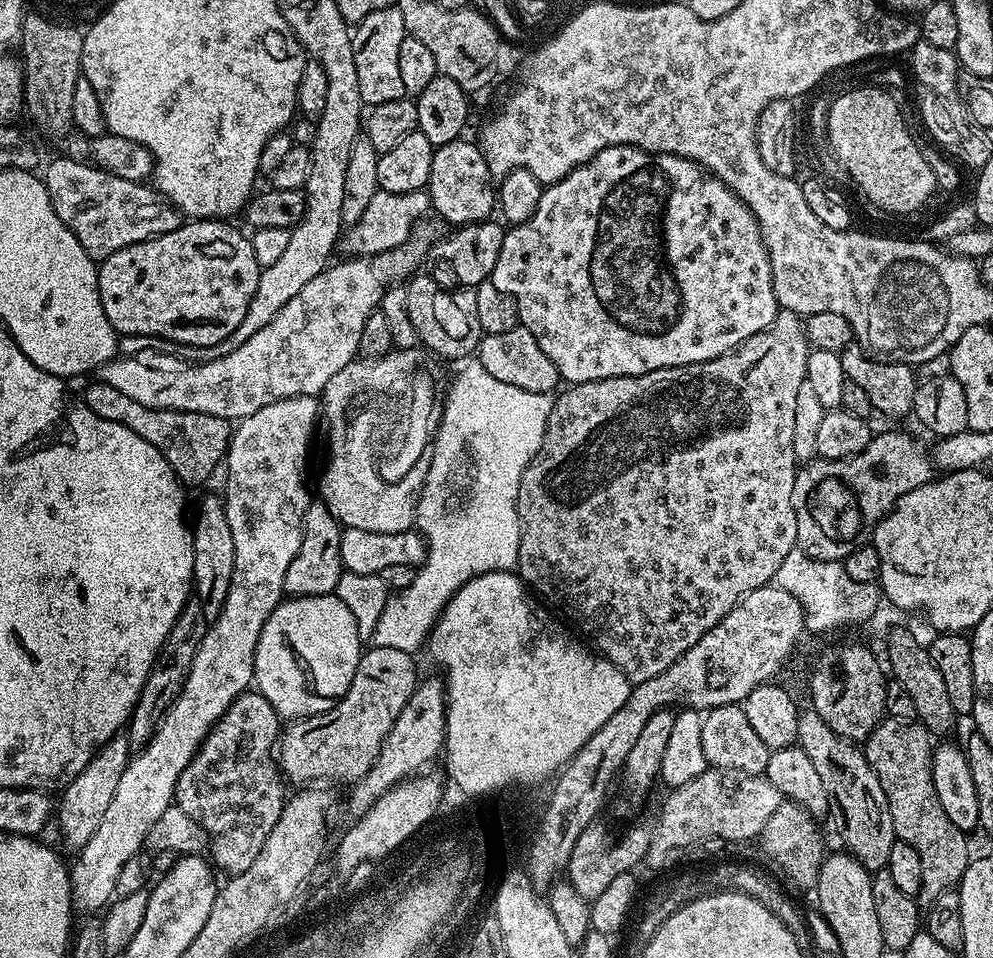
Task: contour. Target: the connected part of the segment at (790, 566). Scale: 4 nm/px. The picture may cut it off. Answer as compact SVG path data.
M792 548L775 572L775 587L798 599L805 610L807 627L832 632L868 621L876 612L882 594L875 583L858 583L850 578L841 561L814 560L800 548Z

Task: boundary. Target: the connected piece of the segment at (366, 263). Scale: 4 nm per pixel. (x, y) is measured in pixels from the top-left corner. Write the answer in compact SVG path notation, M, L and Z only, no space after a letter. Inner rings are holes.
M417 230L405 244L394 250L367 258L344 258L341 264L333 263L322 274L318 274L318 278L306 282L306 286L302 286L302 290L298 290L298 294L294 294L294 298L290 298L290 302L286 302L286 306L282 306L282 310L278 310L278 314L274 314L274 318L270 318L270 322L266 322L258 334L246 338L242 346L230 350L225 356L213 360L201 359L200 364L188 364L185 368L160 368L157 372L136 356L113 358L98 369L99 379L114 386L114 390L119 390L121 394L134 398L134 402L142 402L142 406L214 414L229 422L245 420L250 414L262 410L262 406L270 406L279 400L319 397L326 382L330 382L330 378L334 378L342 366L357 359L360 351L358 338L362 338L366 318L379 309L384 290L407 281L419 269L416 267L425 263L433 243L433 237L428 237L423 230Z

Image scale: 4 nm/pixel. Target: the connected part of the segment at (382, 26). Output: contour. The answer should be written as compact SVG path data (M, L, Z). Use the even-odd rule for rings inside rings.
M399 6L374 10L355 25L352 38L354 67L358 69L358 94L366 106L405 99L402 77L398 70L398 53L406 35Z

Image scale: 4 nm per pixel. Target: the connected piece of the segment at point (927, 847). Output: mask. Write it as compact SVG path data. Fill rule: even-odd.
M891 718L881 720L880 725L863 741L862 751L874 774L880 779L880 785L888 799L896 839L918 850L918 859L922 862L918 900L924 905L934 903L943 892L948 892L951 888L953 891L959 885L970 863L969 837L950 822L935 796L934 781L931 778L933 737L923 724L911 723Z

